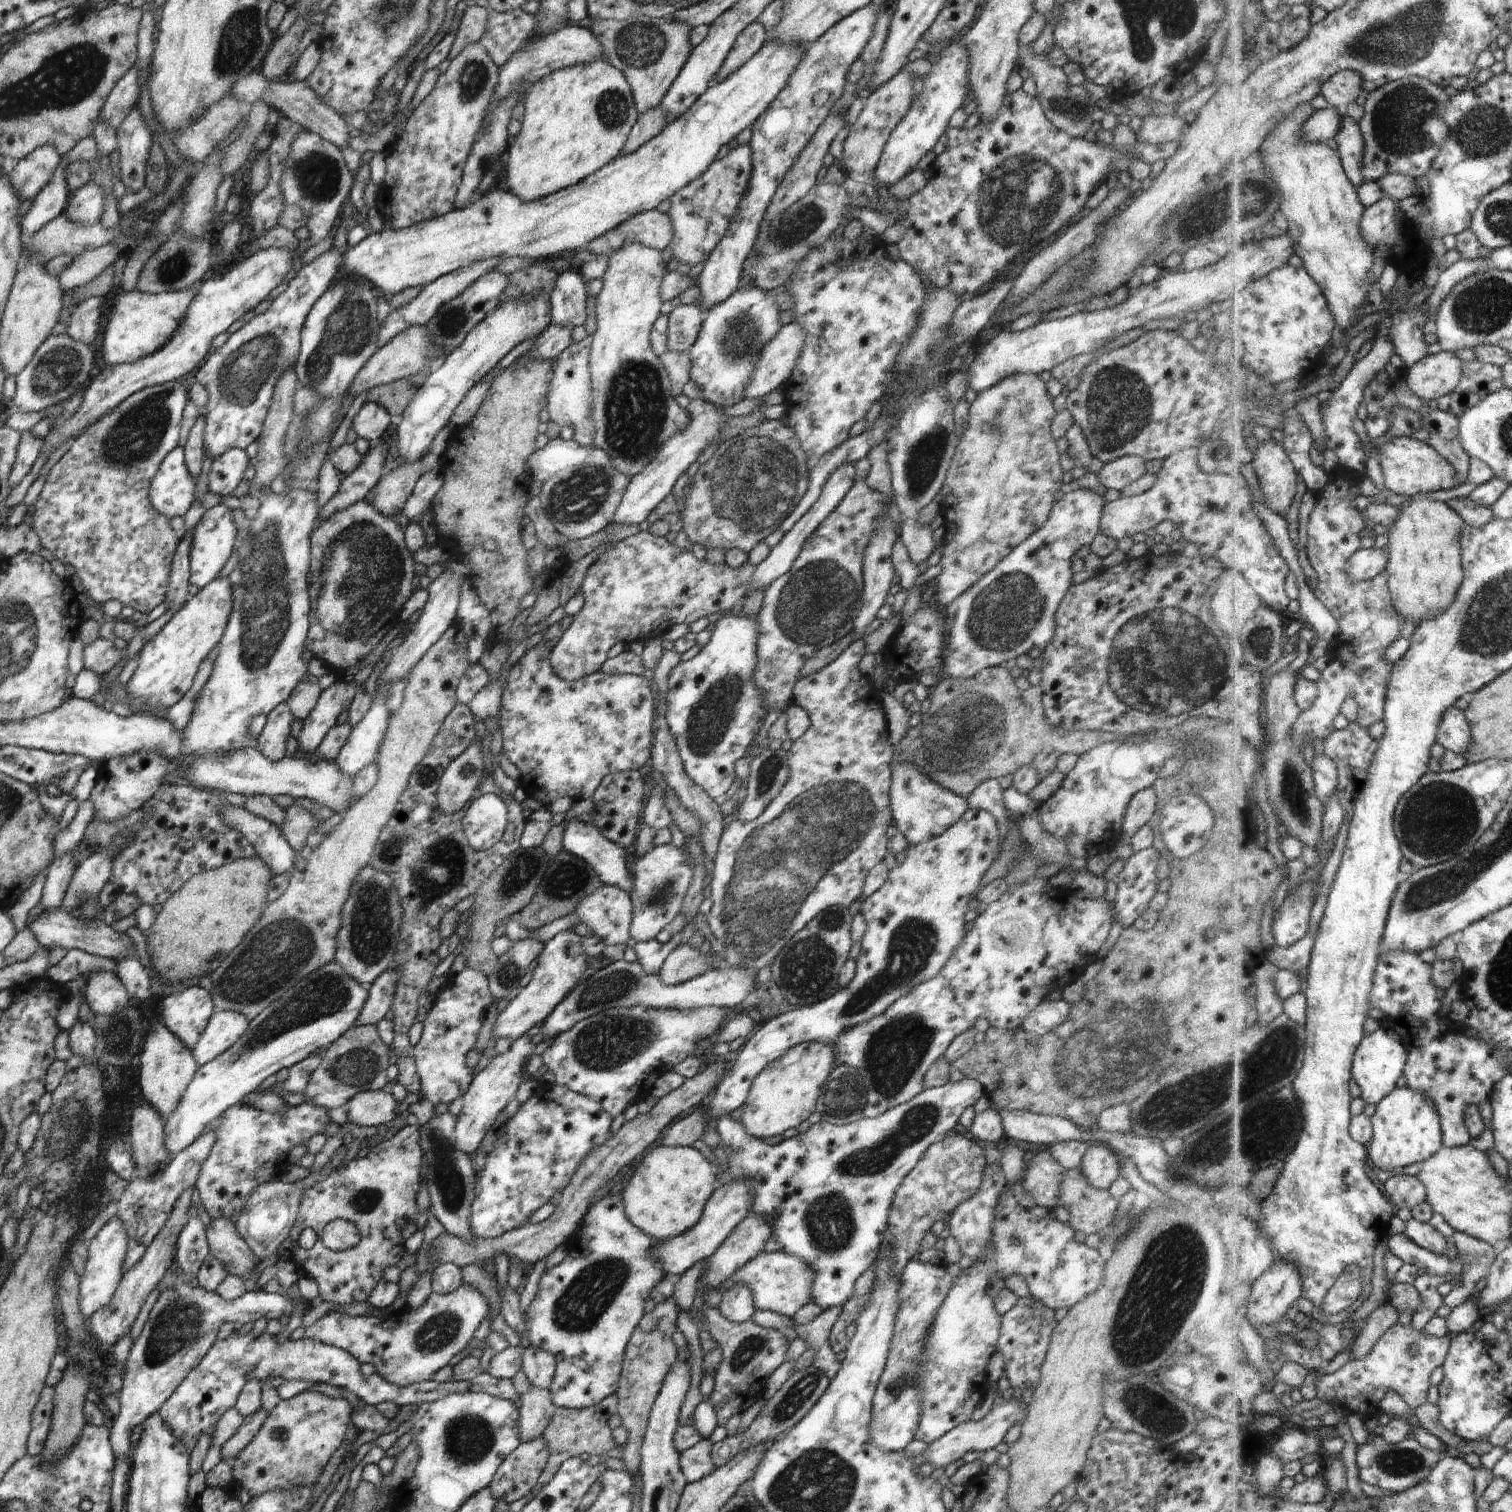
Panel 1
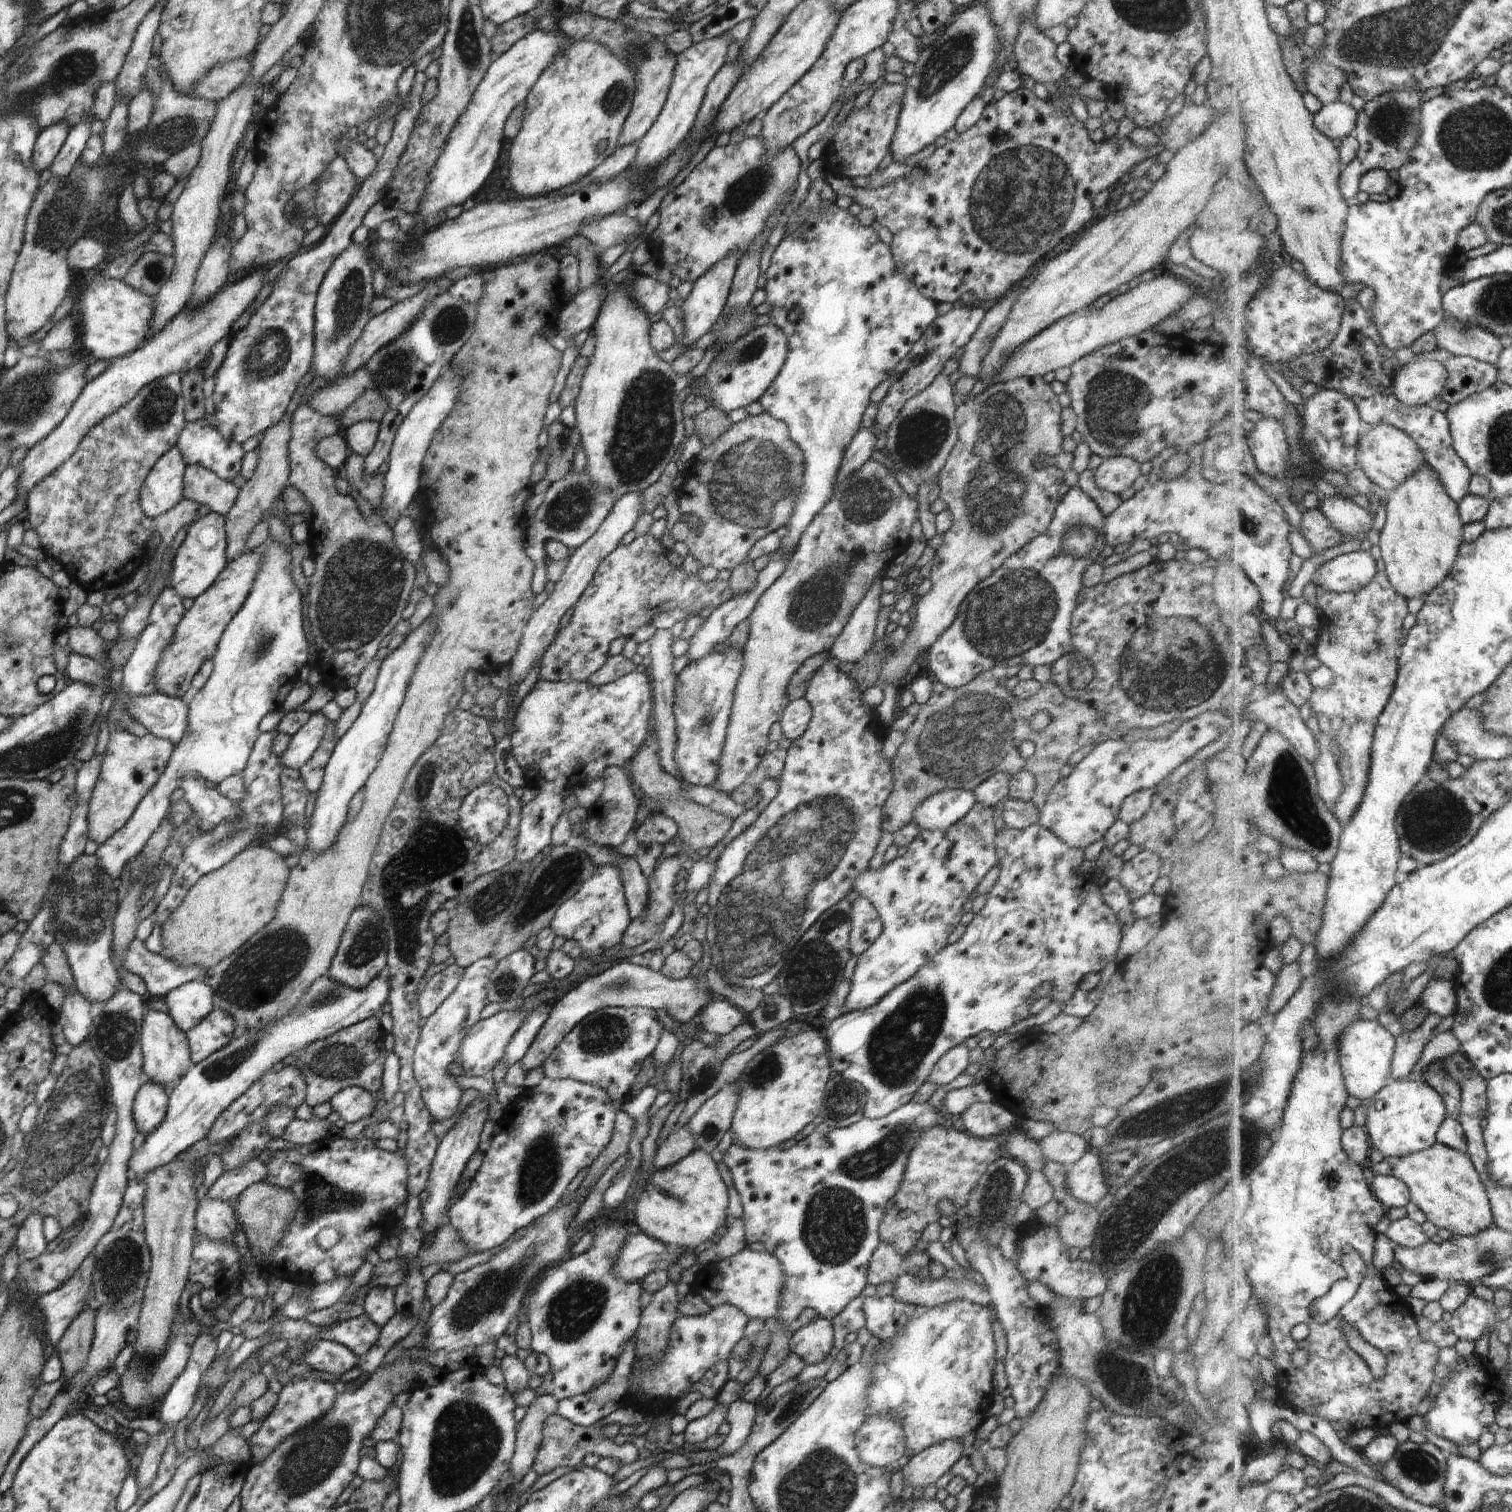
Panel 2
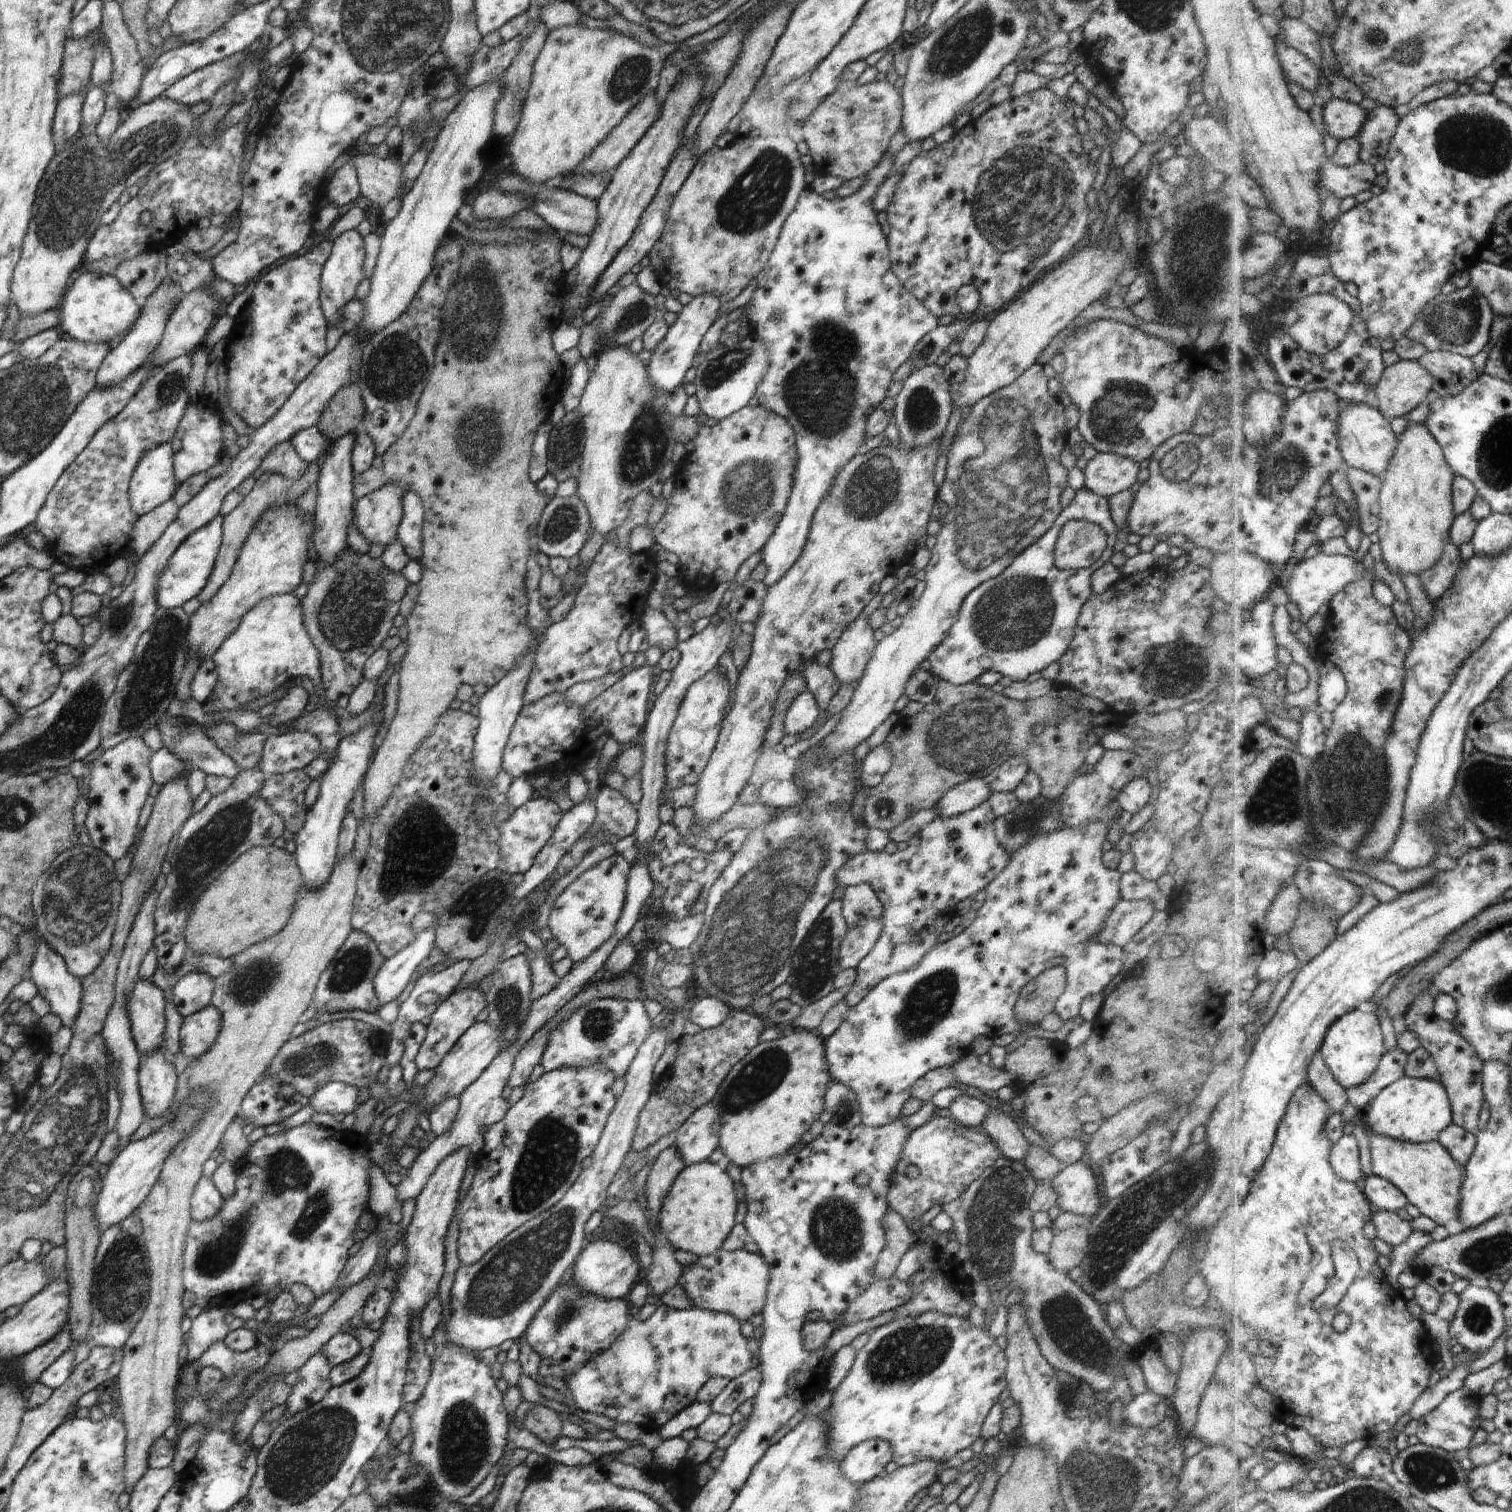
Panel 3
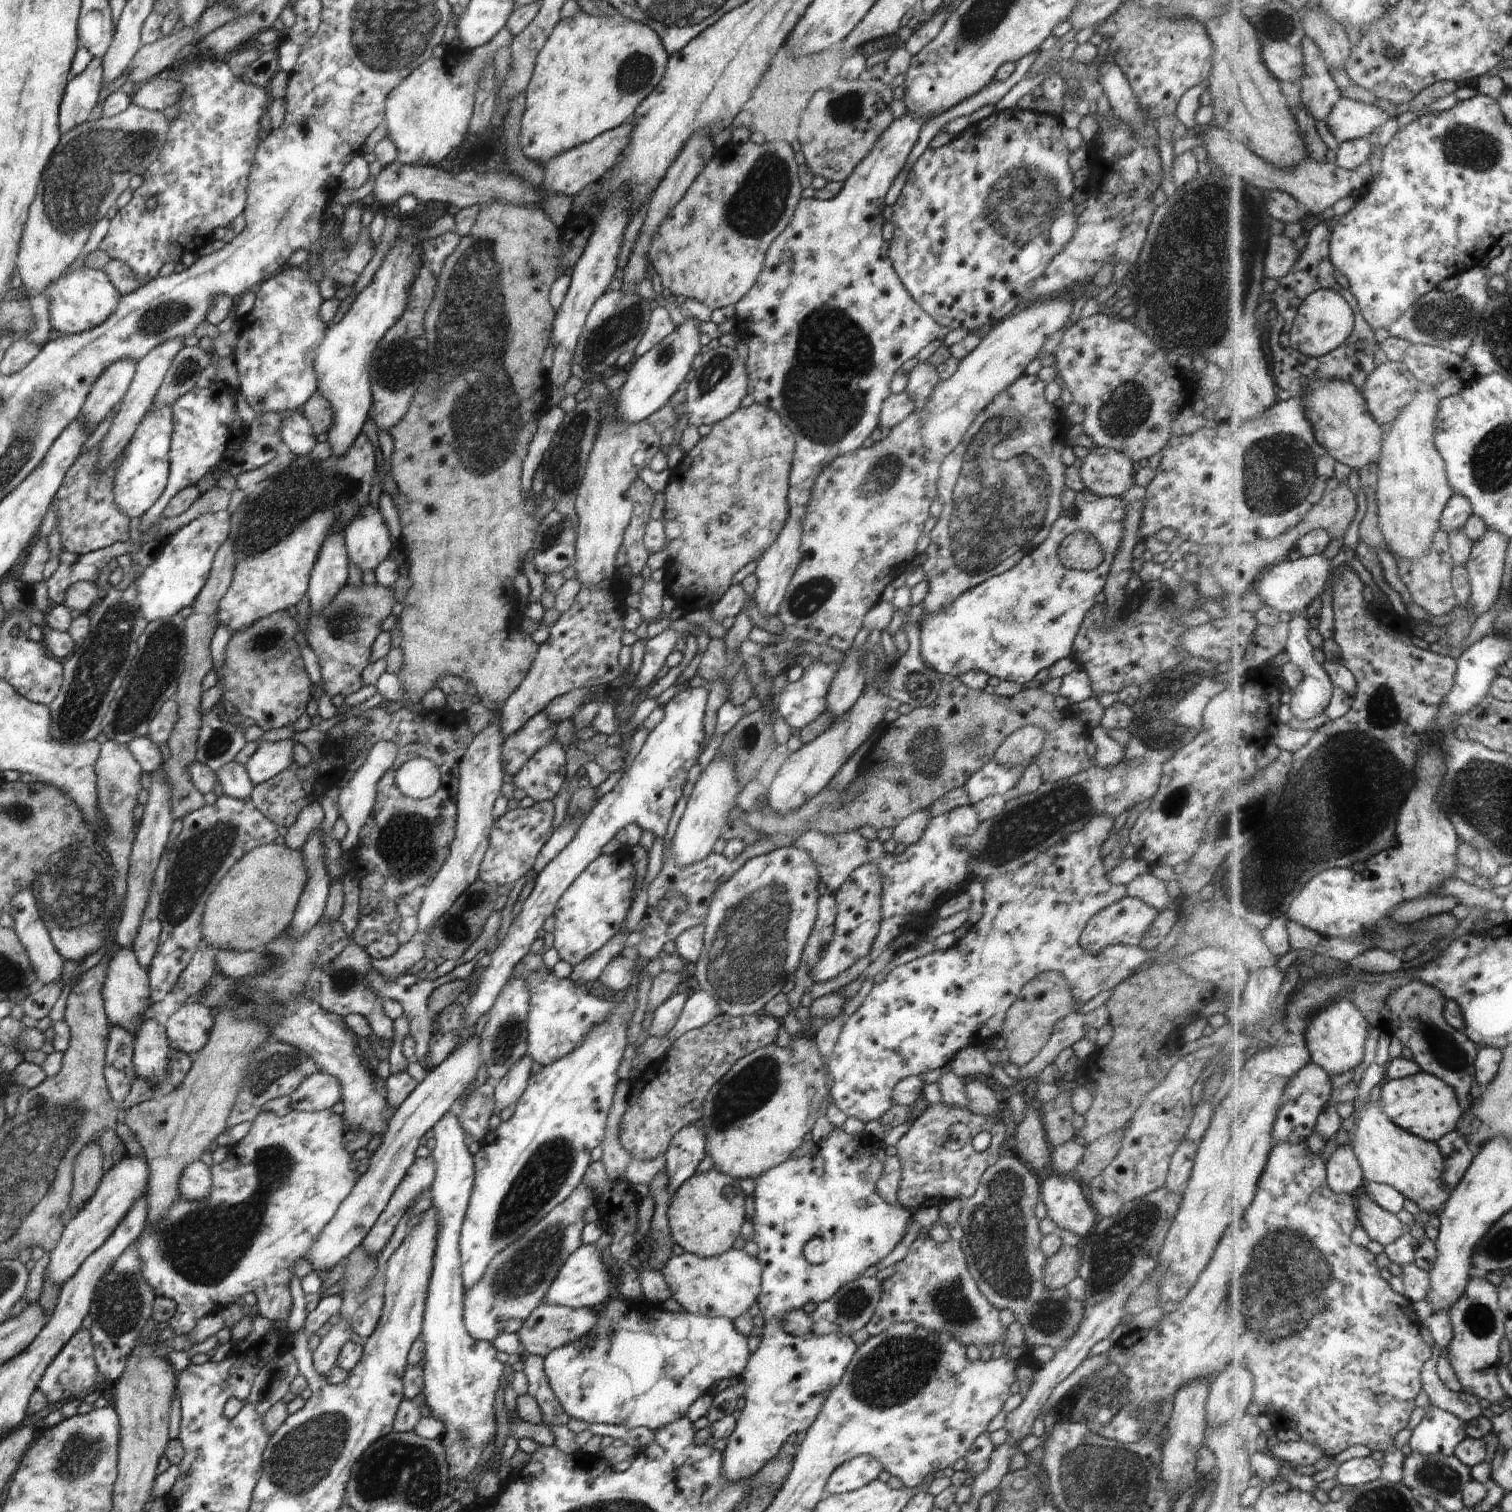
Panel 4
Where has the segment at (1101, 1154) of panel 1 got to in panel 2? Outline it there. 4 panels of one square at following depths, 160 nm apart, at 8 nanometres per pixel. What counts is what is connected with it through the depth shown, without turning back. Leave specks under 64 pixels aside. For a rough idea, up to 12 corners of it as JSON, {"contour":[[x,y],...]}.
{"contour":[[1091,1149],[1067,1168],[1072,1198],[1096,1207],[1113,1190]]}

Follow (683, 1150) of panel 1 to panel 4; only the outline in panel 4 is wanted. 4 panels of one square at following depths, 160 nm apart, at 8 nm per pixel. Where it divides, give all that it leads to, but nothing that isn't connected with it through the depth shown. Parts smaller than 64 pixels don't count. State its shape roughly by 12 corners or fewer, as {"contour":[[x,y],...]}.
{"contour":[[716,1167],[671,1196],[672,1242],[715,1257],[746,1220],[739,1180]]}

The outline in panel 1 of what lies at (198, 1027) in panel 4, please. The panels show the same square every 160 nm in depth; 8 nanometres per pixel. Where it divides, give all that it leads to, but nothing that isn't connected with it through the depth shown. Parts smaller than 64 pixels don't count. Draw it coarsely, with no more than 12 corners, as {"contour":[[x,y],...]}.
{"contour":[[214,1011],[192,1054],[200,1065],[248,1028],[236,1011]]}

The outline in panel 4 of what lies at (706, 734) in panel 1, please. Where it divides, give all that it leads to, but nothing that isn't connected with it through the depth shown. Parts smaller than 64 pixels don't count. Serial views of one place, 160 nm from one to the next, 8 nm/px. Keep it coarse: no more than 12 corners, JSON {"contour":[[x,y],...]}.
{"contour":[[690,686],[542,872],[474,979],[473,1036],[564,891],[634,823],[662,838],[708,739]]}

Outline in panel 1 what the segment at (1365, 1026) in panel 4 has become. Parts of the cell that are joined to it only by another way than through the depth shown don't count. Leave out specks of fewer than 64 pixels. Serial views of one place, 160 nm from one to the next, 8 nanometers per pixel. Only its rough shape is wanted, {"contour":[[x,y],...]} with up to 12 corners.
{"contour":[[1378,1028],[1355,1054],[1362,1096],[1394,1093],[1409,1061],[1407,1043]]}

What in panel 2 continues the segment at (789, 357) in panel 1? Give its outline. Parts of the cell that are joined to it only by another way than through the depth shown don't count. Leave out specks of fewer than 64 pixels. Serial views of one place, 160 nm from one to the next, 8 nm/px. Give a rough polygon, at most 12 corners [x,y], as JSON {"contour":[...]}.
{"contour":[[757,327],[726,345],[705,386],[729,413],[758,401],[778,376],[788,340]]}

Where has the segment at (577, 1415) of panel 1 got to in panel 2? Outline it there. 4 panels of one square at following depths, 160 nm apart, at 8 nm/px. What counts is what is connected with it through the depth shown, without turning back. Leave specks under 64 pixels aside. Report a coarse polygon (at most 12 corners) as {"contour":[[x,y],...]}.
{"contour":[[555,1413],[542,1426],[532,1469],[539,1478],[578,1467],[588,1454],[623,1466],[638,1460],[598,1426],[581,1427]]}

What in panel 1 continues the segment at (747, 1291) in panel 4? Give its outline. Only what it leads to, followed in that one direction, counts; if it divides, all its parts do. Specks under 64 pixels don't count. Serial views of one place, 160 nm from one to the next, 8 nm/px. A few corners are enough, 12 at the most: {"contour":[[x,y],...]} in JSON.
{"contour":[[784,1250],[762,1251],[726,1281],[757,1309],[792,1318],[815,1274]]}

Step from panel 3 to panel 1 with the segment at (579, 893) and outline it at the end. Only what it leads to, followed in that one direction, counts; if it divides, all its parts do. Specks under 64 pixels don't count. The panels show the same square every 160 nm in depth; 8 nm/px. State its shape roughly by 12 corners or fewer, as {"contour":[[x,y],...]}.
{"contour":[[603,884],[575,912],[605,945],[631,938],[631,900]]}

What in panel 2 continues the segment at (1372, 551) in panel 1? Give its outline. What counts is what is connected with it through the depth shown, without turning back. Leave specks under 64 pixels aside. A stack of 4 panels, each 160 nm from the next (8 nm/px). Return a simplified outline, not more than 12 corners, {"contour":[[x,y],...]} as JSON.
{"contour":[[1370,552],[1322,565],[1314,582],[1332,592],[1365,590],[1378,576]]}

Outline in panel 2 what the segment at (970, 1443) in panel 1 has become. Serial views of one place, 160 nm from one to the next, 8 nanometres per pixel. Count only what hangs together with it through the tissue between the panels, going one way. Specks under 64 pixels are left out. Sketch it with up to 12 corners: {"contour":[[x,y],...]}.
{"contour":[[944,1440],[902,1468],[906,1486],[927,1488],[963,1456],[962,1442]]}

